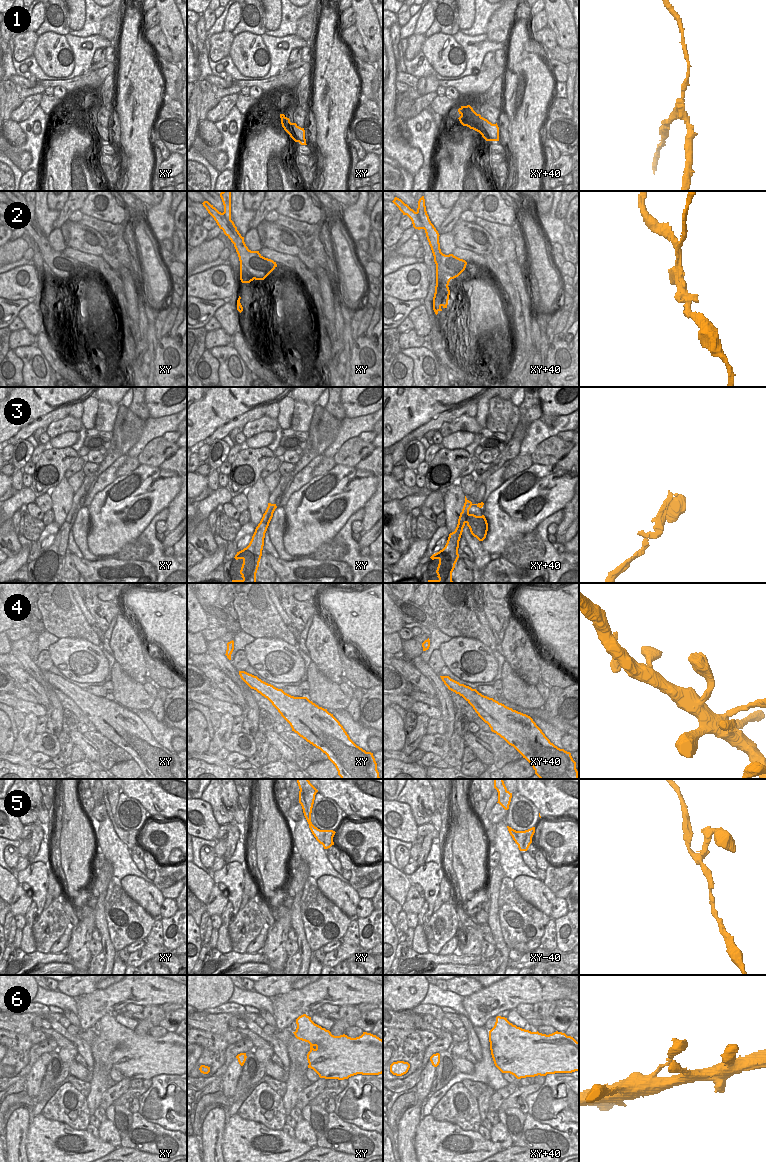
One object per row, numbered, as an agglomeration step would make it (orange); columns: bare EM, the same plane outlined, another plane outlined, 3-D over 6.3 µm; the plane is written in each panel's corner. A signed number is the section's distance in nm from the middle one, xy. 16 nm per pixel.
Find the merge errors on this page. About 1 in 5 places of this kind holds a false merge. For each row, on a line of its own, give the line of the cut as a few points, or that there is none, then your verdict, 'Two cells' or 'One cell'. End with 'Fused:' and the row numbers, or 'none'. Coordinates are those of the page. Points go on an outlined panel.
1: No split. One cell
2: Split along xy+40 (440, 252), (440, 262), (452, 278). Two cells
3: No split. One cell
4: No split. One cell
5: No split. One cell
6: No split. One cell
Fused: 2

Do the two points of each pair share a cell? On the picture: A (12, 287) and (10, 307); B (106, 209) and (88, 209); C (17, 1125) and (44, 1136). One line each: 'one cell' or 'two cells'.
A: two cells
B: one cell
C: two cells

